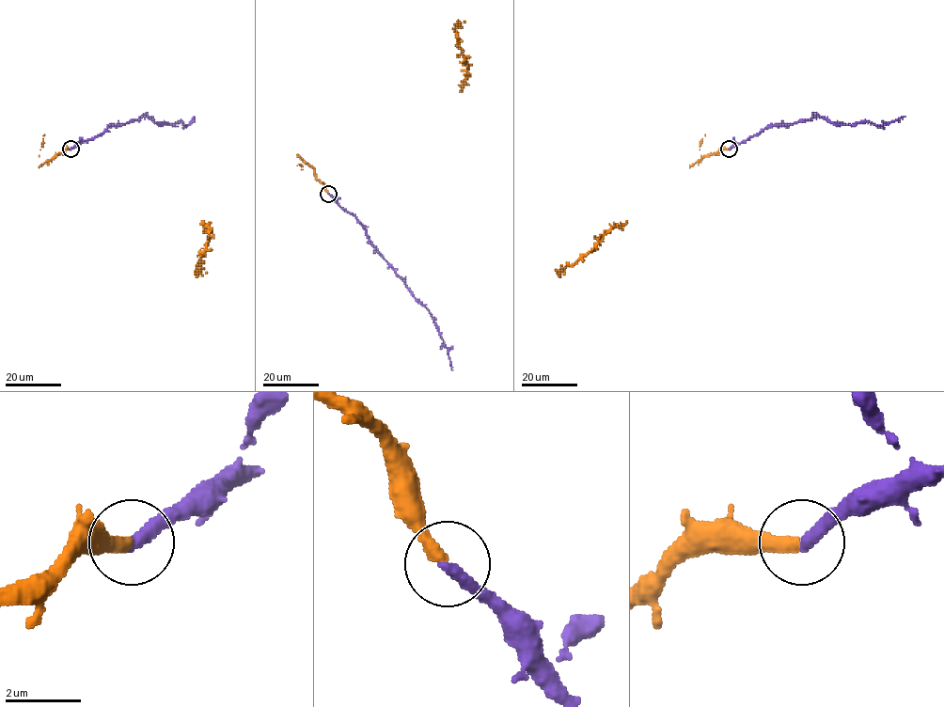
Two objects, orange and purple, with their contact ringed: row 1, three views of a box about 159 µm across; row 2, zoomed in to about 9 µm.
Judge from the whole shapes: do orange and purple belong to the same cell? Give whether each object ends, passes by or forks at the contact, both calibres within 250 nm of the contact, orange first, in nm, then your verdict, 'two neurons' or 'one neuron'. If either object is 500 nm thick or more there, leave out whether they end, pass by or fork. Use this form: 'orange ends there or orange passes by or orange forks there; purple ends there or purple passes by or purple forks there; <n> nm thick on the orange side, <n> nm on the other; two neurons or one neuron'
orange ends there; purple ends there; 360 nm thick on the orange side, 360 nm on the other; one neuron

